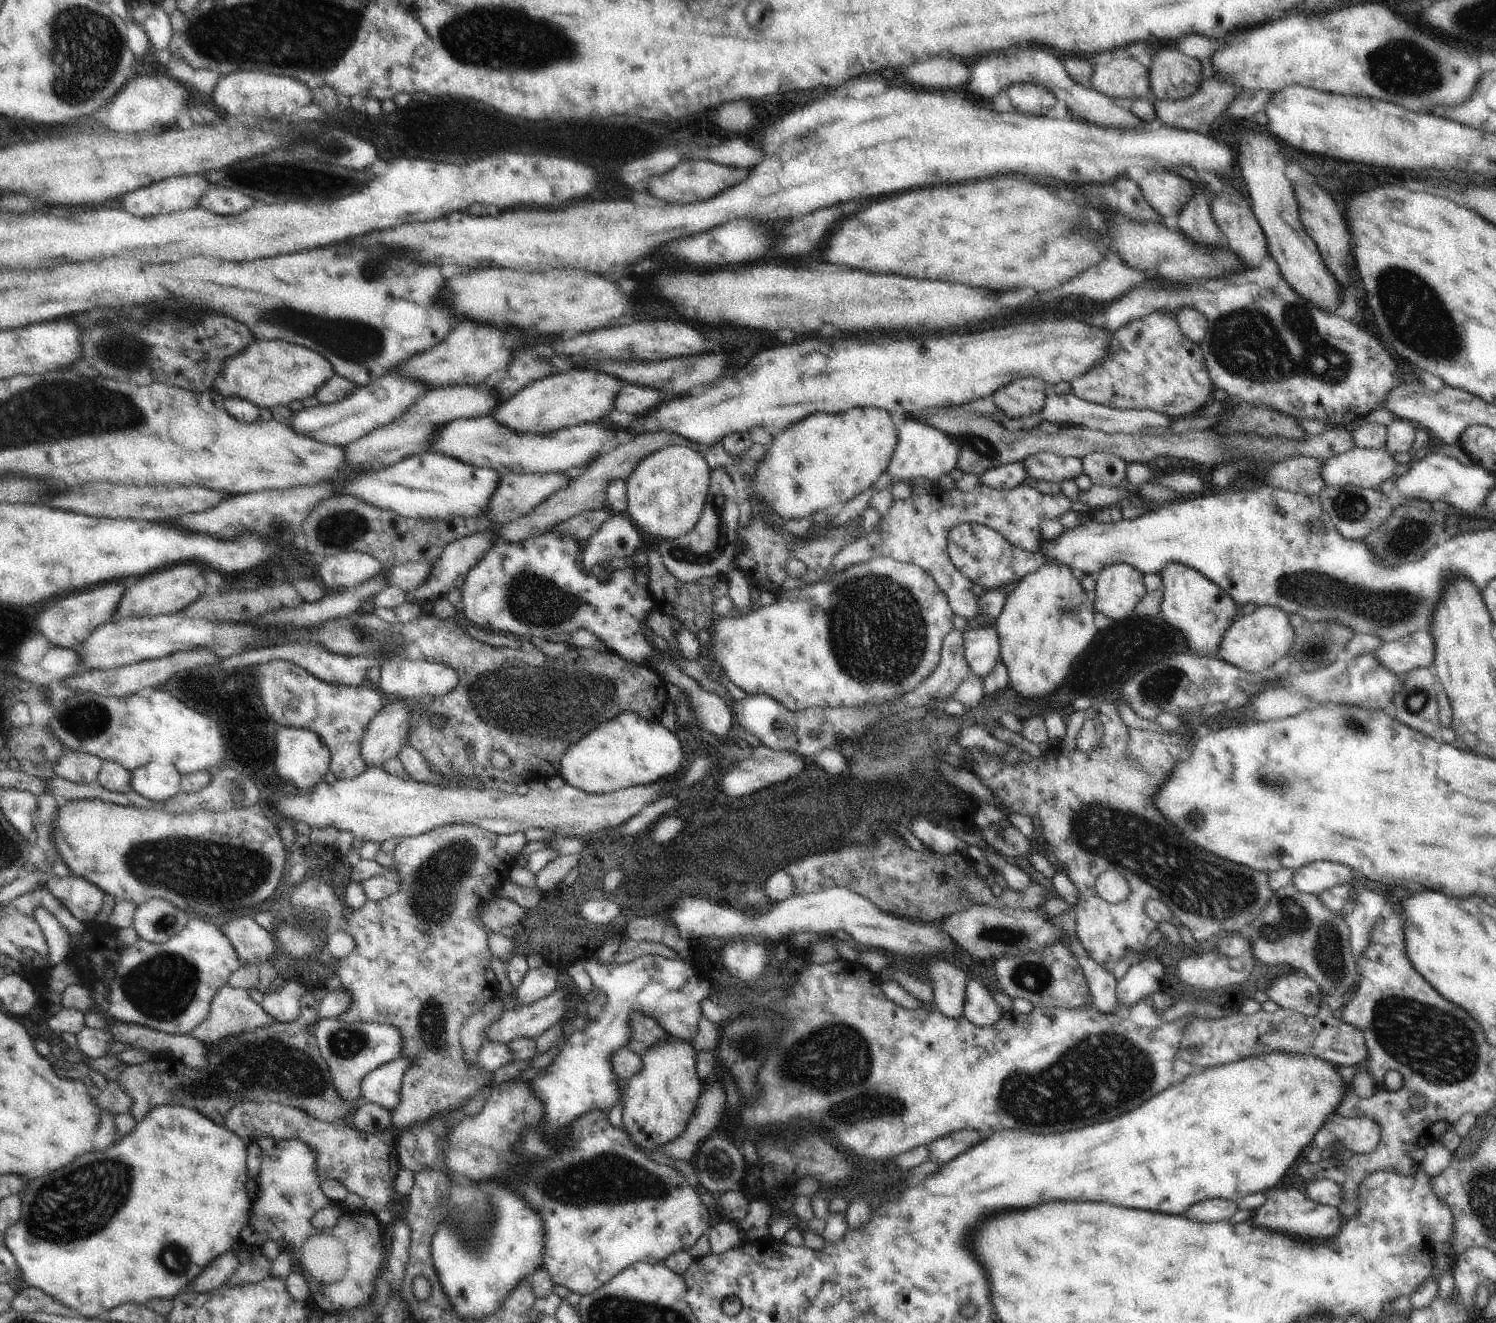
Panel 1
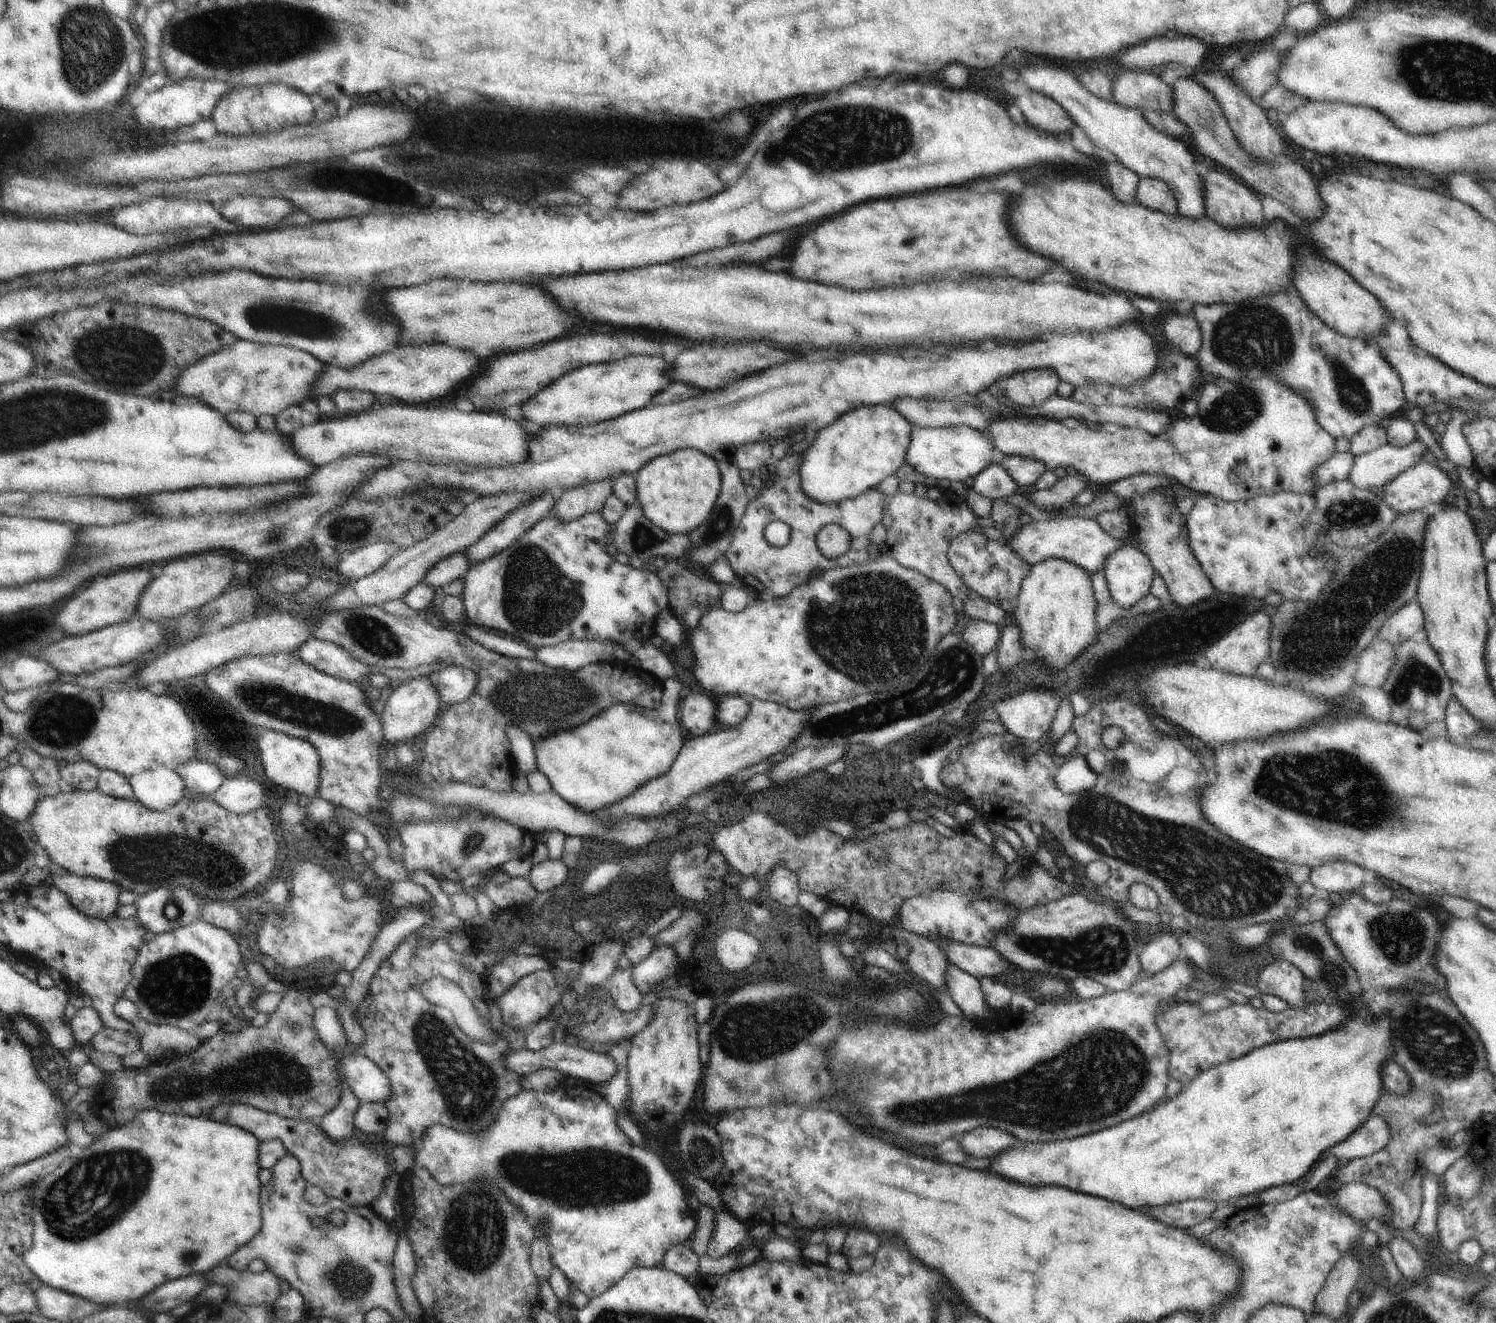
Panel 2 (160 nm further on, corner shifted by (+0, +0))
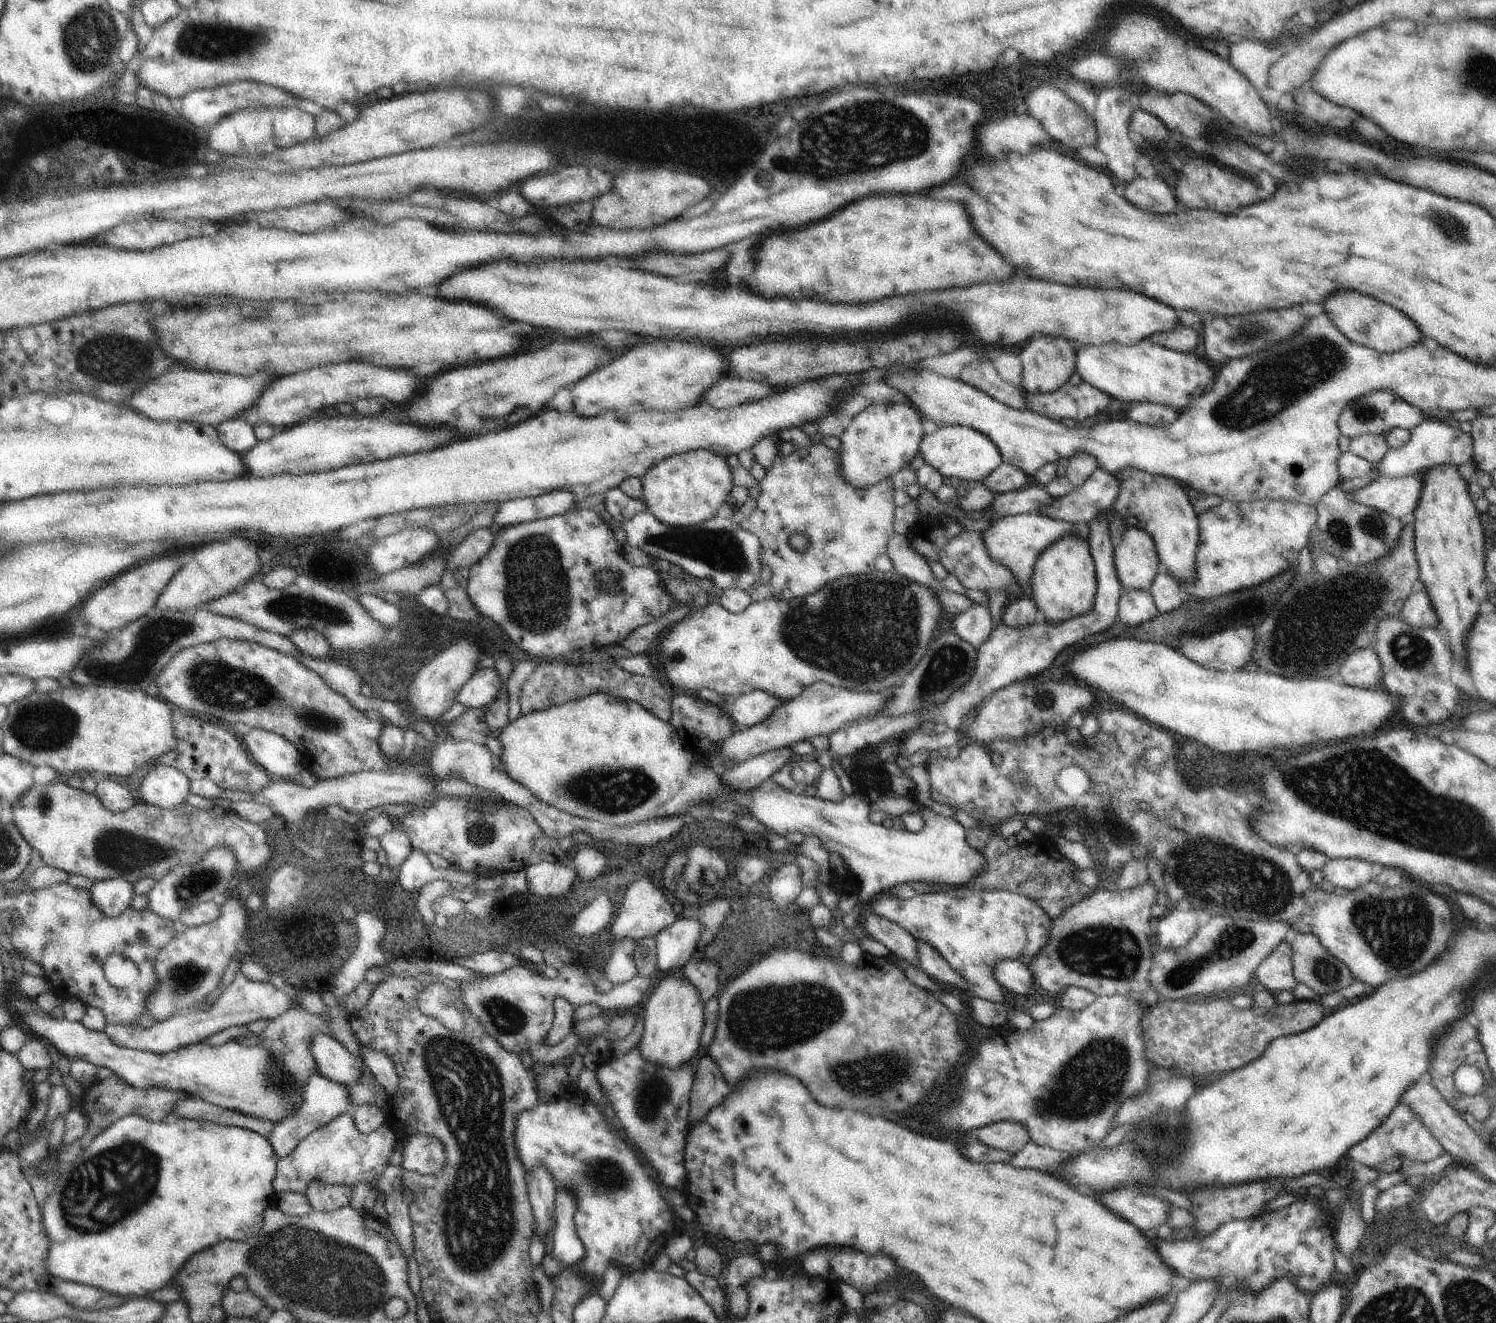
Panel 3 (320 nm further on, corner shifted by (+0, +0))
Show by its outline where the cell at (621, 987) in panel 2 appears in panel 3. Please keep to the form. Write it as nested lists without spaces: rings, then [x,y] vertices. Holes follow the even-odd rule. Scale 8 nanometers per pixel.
[[[618,937],[612,948],[611,957],[606,961],[611,965],[609,968],[609,980],[614,984],[624,983],[635,973],[634,951],[637,940],[632,937]]]

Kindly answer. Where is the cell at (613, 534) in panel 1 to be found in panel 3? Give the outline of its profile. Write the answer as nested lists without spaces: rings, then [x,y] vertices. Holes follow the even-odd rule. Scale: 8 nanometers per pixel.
[[[644,511],[623,523],[622,527],[627,543],[642,549],[654,562],[668,560],[692,576],[711,580],[724,591],[734,587],[752,593],[760,585],[762,543],[734,516],[714,516],[694,526],[673,527],[660,522],[649,511]]]

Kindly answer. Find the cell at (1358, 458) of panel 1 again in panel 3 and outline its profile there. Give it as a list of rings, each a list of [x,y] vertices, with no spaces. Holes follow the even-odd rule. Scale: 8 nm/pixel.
[[[1427,416],[1415,429],[1411,430],[1409,441],[1402,448],[1389,448],[1384,458],[1374,465],[1373,469],[1378,468],[1380,478],[1394,478],[1420,474],[1422,470],[1428,470],[1441,464],[1462,466],[1462,464],[1474,462],[1474,447],[1474,437],[1471,433],[1463,432],[1460,427],[1450,426],[1438,418],[1432,420],[1432,417]]]

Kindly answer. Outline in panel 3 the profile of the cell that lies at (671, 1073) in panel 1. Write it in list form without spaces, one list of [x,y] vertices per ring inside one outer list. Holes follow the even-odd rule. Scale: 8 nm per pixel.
[[[674,972],[668,974],[660,979],[641,1007],[645,1028],[639,1043],[643,1057],[674,1068],[690,1061],[698,1050],[705,1025],[705,1002],[702,1002],[697,986],[688,977]]]

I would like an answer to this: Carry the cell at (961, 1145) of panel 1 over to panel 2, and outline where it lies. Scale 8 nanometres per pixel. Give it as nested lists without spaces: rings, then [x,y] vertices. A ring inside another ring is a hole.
[[[976,1128],[962,1138],[964,1150],[974,1158],[994,1158],[1000,1152],[1012,1148],[1016,1138],[1004,1130],[996,1128]]]

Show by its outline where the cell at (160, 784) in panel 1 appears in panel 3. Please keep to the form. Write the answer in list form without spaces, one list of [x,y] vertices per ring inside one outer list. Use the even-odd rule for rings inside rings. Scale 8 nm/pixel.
[[[156,765],[146,776],[138,796],[148,805],[173,809],[186,801],[190,779],[177,768]]]

